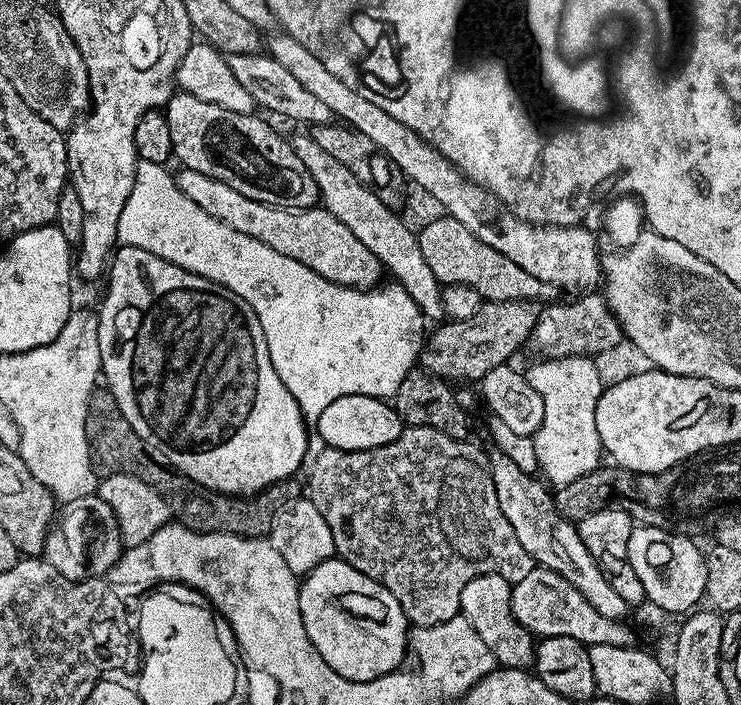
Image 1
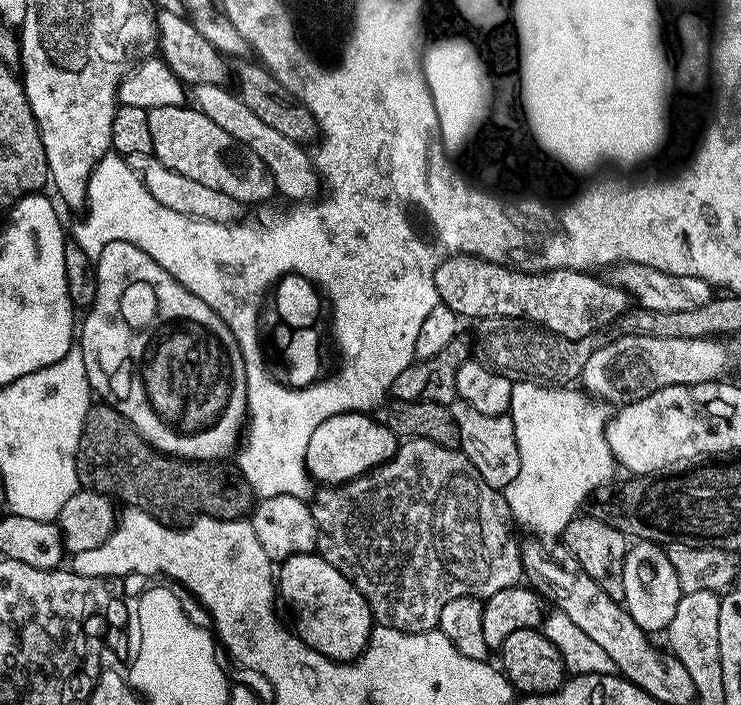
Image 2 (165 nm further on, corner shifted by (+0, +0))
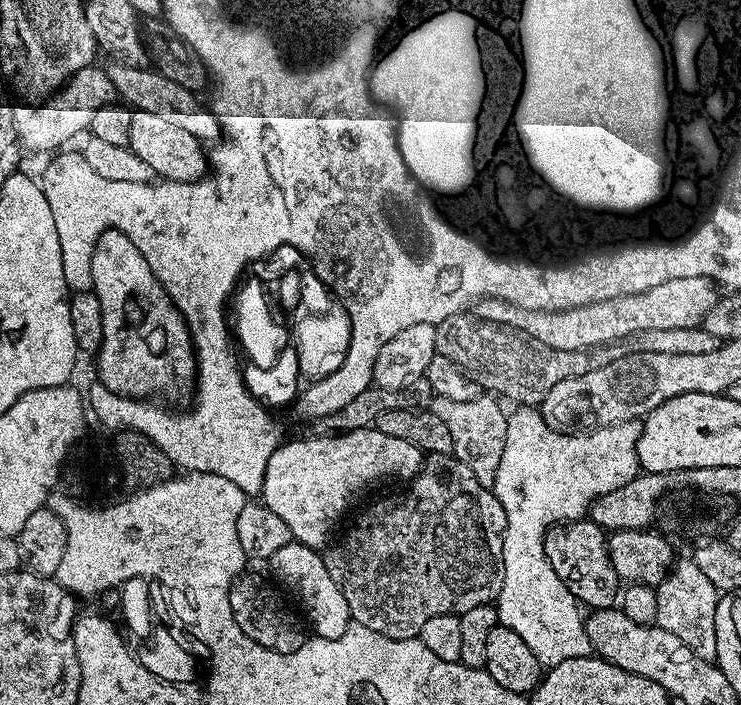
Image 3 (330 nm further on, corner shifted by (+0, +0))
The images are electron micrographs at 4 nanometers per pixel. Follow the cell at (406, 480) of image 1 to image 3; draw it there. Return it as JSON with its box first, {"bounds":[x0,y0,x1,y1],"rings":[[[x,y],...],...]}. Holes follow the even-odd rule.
{"bounds":[322,454,506,640],"rings":[[[451,454],[429,455],[423,461],[420,471],[412,477],[405,488],[408,489],[398,493],[397,496],[384,496],[381,500],[374,501],[369,508],[362,509],[357,514],[356,521],[344,533],[342,533],[343,531],[339,533],[340,540],[333,539],[322,552],[326,570],[330,574],[330,578],[334,578],[338,590],[342,590],[342,598],[346,600],[352,620],[366,626],[366,630],[374,630],[386,638],[395,640],[410,640],[419,637],[422,626],[426,626],[426,622],[430,622],[430,618],[438,618],[438,614],[461,614],[473,610],[476,606],[492,604],[497,599],[499,591],[502,590],[503,582],[502,548],[506,514],[498,502],[495,491],[482,486],[482,482],[478,482],[478,478],[474,478],[470,466],[466,466]]]}

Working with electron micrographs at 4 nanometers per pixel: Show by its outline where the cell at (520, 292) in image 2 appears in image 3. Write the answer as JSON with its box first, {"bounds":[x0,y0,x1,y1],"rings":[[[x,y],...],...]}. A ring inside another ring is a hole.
{"bounds":[474,276,718,352],"rings":[[[703,276],[702,278],[674,278],[670,282],[662,282],[662,286],[650,286],[650,290],[637,292],[634,296],[619,296],[610,298],[606,302],[594,302],[586,306],[578,306],[561,312],[526,312],[523,308],[516,308],[504,300],[489,300],[487,298],[476,301],[474,315],[495,324],[506,324],[509,328],[519,328],[521,332],[530,334],[530,338],[538,338],[538,342],[546,342],[554,350],[574,350],[583,352],[601,346],[612,346],[615,340],[624,340],[635,332],[653,332],[659,334],[668,330],[682,330],[683,328],[699,328],[704,323],[706,314],[714,310],[718,299],[717,281]]]}

